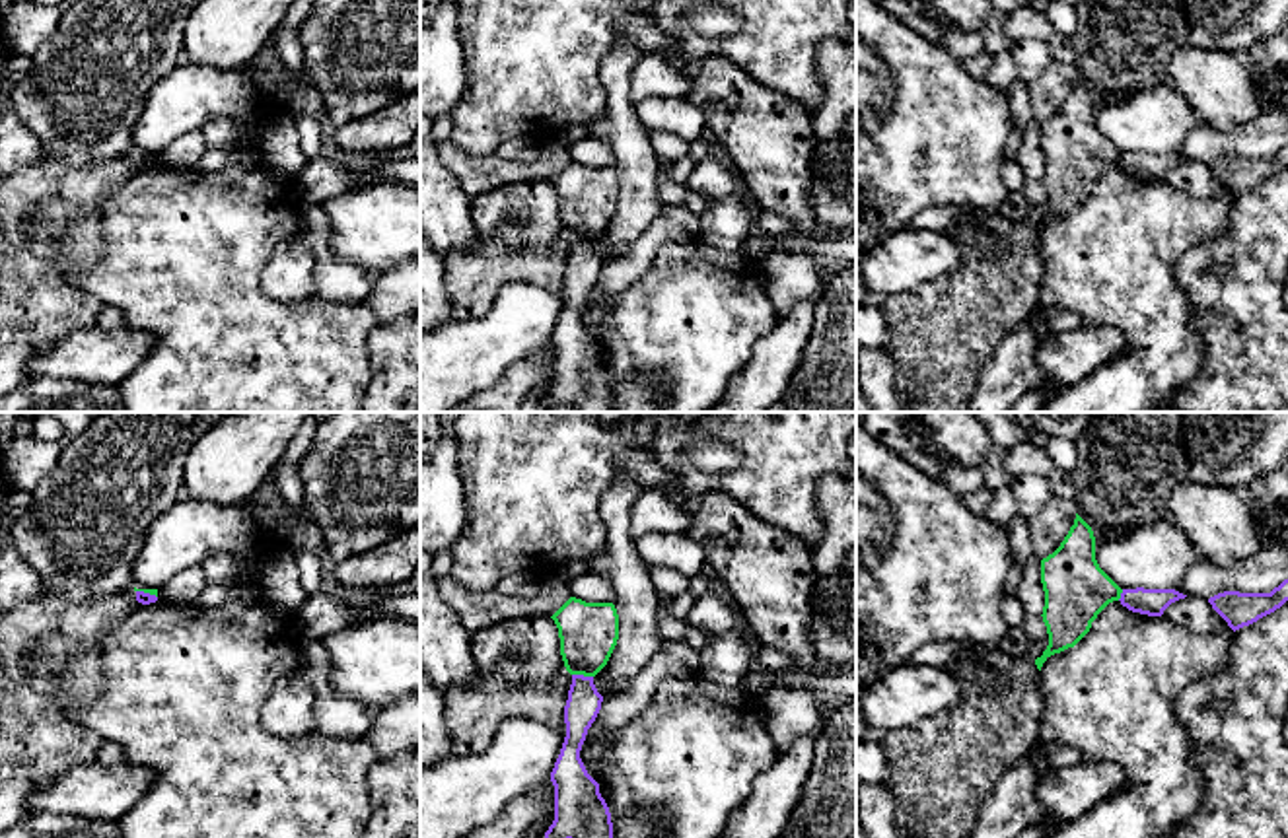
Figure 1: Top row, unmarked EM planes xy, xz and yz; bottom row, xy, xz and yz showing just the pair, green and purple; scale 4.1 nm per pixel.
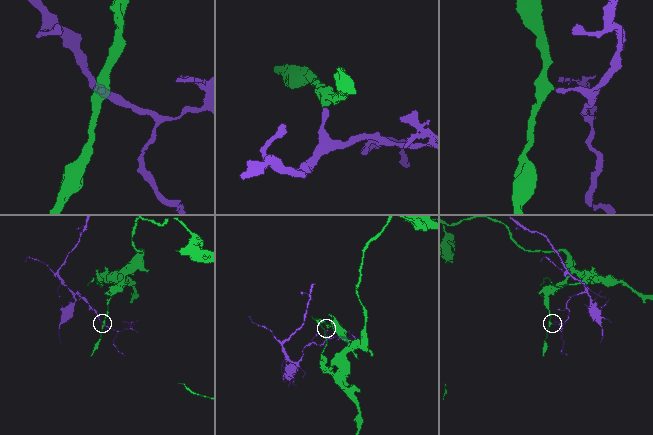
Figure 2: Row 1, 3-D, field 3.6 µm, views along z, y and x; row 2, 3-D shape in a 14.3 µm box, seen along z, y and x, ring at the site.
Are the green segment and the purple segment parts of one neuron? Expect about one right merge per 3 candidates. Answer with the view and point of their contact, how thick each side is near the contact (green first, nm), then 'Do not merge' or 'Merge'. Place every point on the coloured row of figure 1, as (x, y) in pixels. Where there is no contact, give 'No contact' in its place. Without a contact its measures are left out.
Touches green at xz (582, 673). Thickness 240 nm (green) against 140 nm. Do not merge

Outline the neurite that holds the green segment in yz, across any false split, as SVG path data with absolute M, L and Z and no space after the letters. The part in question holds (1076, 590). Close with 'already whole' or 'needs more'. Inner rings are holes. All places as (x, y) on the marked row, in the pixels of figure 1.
M1078 513L1060 546L1041 560L1041 583L1045 591L1041 616L1049 646L1035 659L1039 671L1051 655L1074 647L1097 614L1123 593L1099 568L1093 531Z | already whole

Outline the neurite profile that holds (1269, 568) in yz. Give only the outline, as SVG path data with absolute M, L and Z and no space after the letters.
M1288 542L1267 546L1232 568L1220 568L1202 558L1173 589L1187 597L1210 599L1224 591L1270 593L1284 579L1288 579Z

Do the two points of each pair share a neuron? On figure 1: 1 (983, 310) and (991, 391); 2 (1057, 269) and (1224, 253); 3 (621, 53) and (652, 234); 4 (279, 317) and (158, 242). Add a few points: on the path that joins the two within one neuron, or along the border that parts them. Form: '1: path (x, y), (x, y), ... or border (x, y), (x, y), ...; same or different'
1: border (1018, 327), (997, 347), (973, 391); different
2: border (1220, 232), (1176, 267), (1191, 302); different
3: border (664, 205), (648, 228), (617, 255); different
4: path (250, 317), (234, 317), (187, 271); same

